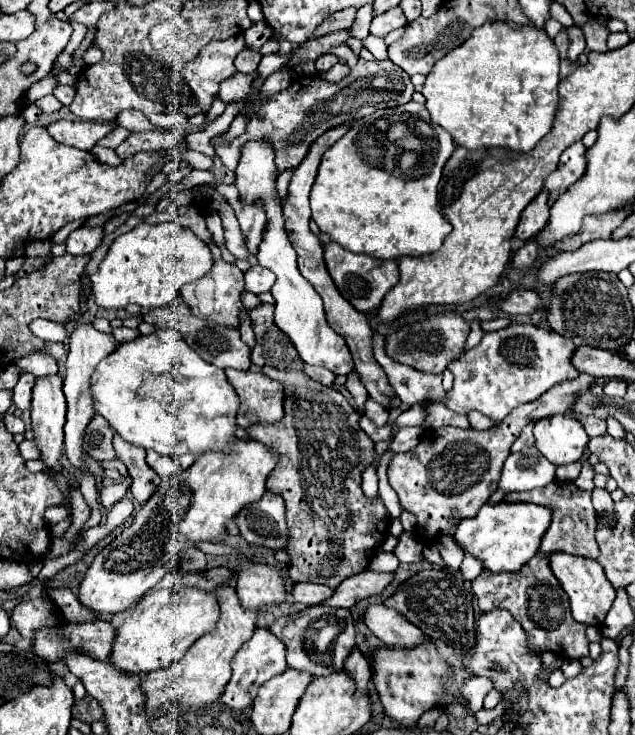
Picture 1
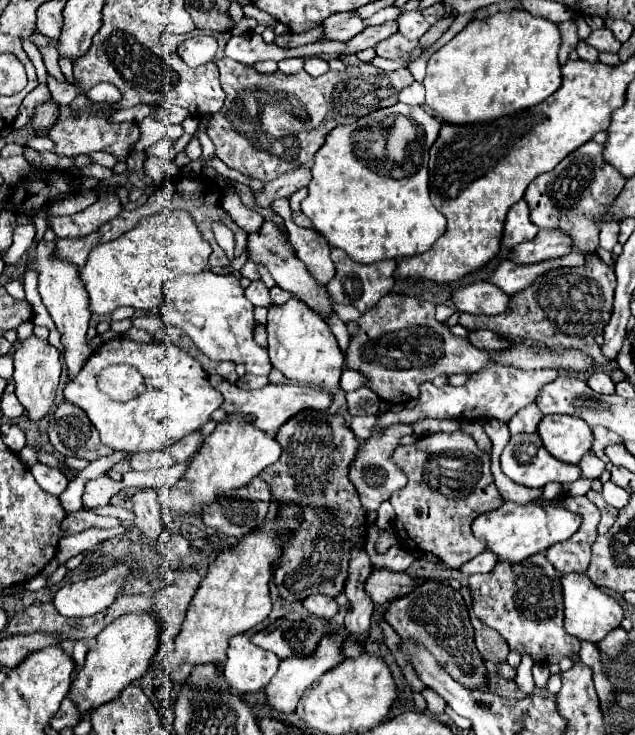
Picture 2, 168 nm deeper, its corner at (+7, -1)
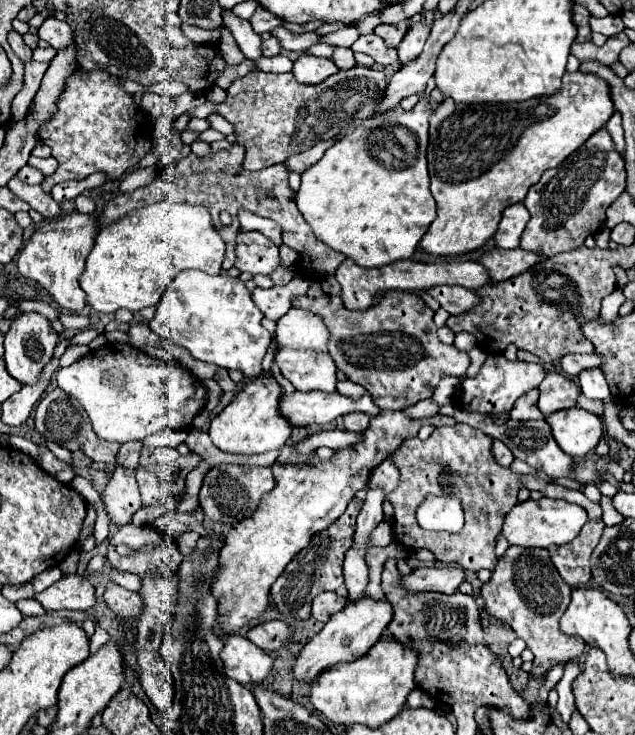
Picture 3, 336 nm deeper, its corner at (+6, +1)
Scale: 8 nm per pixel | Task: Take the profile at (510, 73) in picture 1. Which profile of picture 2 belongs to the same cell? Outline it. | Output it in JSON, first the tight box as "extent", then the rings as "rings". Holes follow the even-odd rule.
{"extent":[424,11,562,125],"rings":[[[526,11],[496,13],[488,19],[472,21],[452,41],[448,41],[428,59],[424,77],[426,105],[434,111],[434,115],[442,123],[456,123],[456,125],[500,119],[504,115],[514,115],[516,111],[538,105],[544,99],[548,99],[562,83],[562,73],[558,65],[558,47],[560,47],[558,27]]]}

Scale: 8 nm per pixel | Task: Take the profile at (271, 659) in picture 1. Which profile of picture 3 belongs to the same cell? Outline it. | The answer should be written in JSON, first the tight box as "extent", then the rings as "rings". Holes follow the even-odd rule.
{"extent":[221,635,273,685],"rings":[[[229,635],[221,649],[225,673],[241,685],[257,685],[271,673],[273,659],[247,637]]]}

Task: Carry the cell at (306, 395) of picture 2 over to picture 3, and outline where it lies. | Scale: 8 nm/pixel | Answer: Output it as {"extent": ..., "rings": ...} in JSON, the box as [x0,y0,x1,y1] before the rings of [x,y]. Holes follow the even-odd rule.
{"extent":[281,391,381,427],"rings":[[[295,391],[293,395],[283,395],[281,399],[281,413],[289,417],[293,425],[299,427],[309,427],[309,425],[327,425],[333,419],[361,411],[367,415],[377,415],[381,409],[373,403],[369,393],[365,393],[359,399],[345,397],[337,391],[333,393],[323,393],[323,391],[313,391],[313,393],[299,393]]]}

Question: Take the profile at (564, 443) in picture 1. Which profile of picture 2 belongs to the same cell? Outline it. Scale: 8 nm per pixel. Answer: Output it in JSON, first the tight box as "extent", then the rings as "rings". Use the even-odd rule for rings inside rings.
{"extent":[536,415,592,463],"rings":[[[546,415],[538,423],[536,433],[548,453],[564,463],[578,463],[592,447],[592,429],[576,417]]]}

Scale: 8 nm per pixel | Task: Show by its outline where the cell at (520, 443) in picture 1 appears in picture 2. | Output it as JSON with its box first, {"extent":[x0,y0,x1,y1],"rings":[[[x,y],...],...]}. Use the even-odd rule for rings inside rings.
{"extent":[508,403,542,435],"rings":[[[536,403],[524,407],[522,411],[518,411],[510,423],[508,423],[508,429],[510,429],[510,435],[518,435],[518,433],[534,433],[536,431],[536,425],[540,423],[542,419],[542,413],[540,409],[536,407]]]}

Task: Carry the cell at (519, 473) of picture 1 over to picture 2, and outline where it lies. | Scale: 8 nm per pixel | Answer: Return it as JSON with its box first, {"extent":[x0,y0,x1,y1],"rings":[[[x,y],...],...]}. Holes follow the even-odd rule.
{"extent":[500,433,580,489],"rings":[[[536,433],[510,437],[510,441],[504,449],[504,455],[500,457],[500,465],[502,465],[502,471],[506,477],[510,477],[514,483],[530,487],[530,489],[542,489],[550,481],[558,481],[562,485],[568,485],[580,477],[578,465],[568,465],[568,463],[562,463],[562,461],[554,459],[552,455],[548,455],[548,451],[544,449],[544,445]]]}

